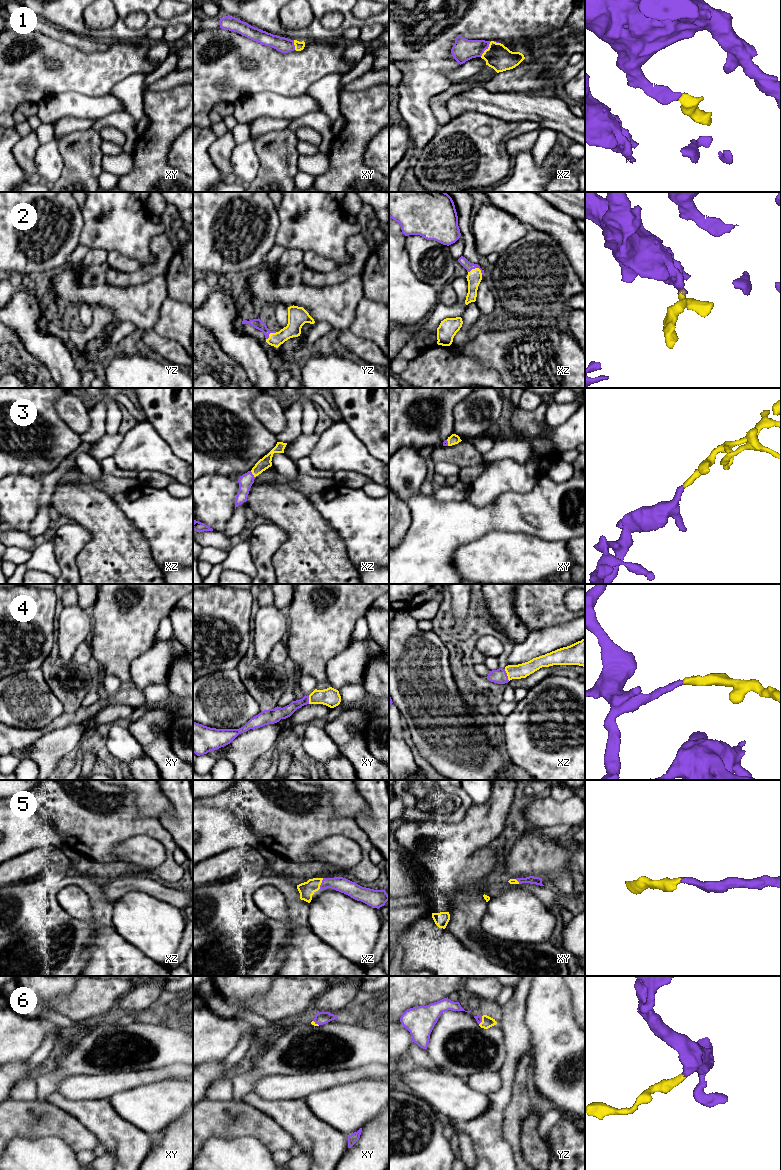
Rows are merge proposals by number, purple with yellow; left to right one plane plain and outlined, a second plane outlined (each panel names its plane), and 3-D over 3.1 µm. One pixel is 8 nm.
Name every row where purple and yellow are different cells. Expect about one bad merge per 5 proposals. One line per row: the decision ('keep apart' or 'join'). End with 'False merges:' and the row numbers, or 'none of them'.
1: join
2: join
3: join
4: join
5: join
6: join
False merges: none of them

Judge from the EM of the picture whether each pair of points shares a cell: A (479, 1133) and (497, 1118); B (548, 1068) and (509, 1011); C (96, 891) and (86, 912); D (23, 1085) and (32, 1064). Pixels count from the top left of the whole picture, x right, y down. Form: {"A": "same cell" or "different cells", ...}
{"A": "same cell", "B": "different cells", "C": "different cells", "D": "same cell"}

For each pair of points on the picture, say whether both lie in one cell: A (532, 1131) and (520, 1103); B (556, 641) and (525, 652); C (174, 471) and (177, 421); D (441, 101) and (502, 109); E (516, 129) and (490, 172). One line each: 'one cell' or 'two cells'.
A: two cells
B: one cell
C: two cells
D: two cells
E: one cell

